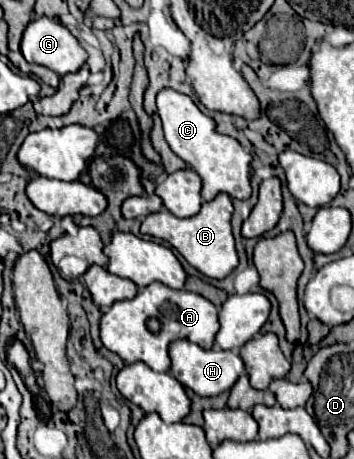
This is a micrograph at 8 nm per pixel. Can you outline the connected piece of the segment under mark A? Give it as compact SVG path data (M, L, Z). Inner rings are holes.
M151 283L143 287L135 299L131 301L119 301L113 303L113 307L101 317L101 341L103 345L117 353L123 361L135 363L143 361L153 371L169 371L171 359L169 359L169 345L177 339L187 339L191 343L197 343L203 349L211 349L215 335L219 331L219 311L213 303L207 303L201 295L195 295L187 289L171 289L163 287L163 283ZM147 319L159 319L161 329L159 333L153 333L147 329Z

